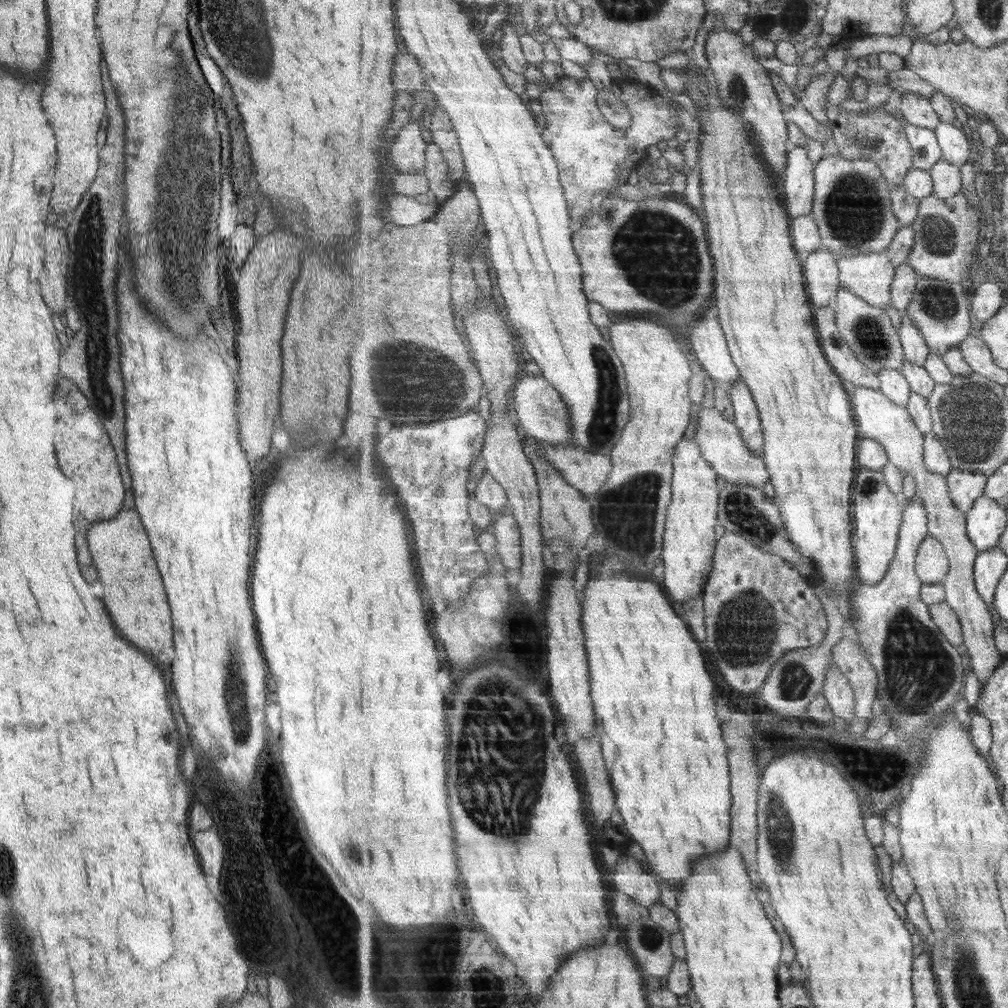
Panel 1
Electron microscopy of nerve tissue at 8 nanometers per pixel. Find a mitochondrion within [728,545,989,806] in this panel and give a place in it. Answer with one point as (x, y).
(907, 640)

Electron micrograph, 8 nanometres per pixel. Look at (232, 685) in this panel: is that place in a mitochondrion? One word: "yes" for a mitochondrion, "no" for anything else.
yes

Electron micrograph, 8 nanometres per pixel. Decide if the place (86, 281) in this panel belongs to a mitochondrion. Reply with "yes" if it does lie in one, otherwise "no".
yes

